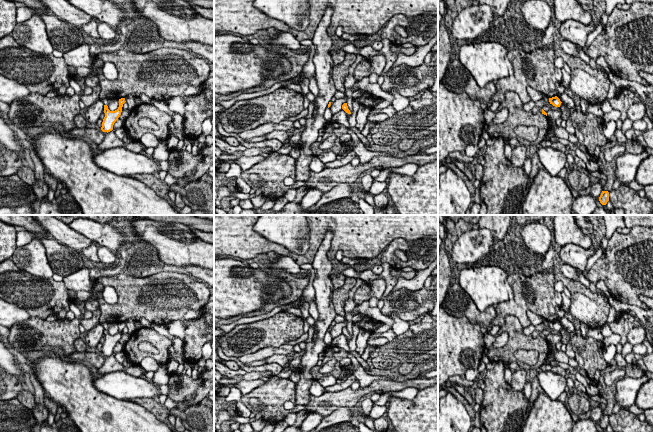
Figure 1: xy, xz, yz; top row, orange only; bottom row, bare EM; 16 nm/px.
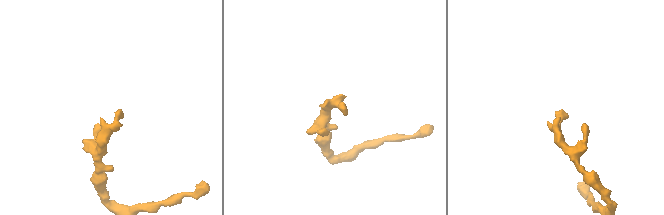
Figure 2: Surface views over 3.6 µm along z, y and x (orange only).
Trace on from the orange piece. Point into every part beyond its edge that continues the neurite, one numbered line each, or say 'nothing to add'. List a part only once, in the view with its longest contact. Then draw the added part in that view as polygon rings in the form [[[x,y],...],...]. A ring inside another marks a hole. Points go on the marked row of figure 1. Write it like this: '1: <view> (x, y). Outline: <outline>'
nothing to add

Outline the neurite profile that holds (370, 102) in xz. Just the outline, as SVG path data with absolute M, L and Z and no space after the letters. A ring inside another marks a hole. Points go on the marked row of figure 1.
M371 95L361 105L363 105L363 106L372 110L375 106L377 106L382 101L384 101L382 98L379 98L379 97L375 98L374 95Z

